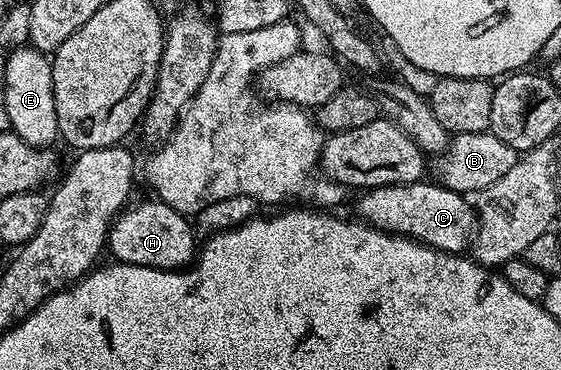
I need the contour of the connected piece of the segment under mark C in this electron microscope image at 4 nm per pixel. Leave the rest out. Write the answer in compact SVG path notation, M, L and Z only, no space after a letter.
M440 182L425 184L388 184L382 188L371 188L360 193L356 215L364 223L381 232L392 232L395 236L408 236L418 244L425 244L439 252L461 254L470 247L477 227L477 213L462 193L444 188Z

